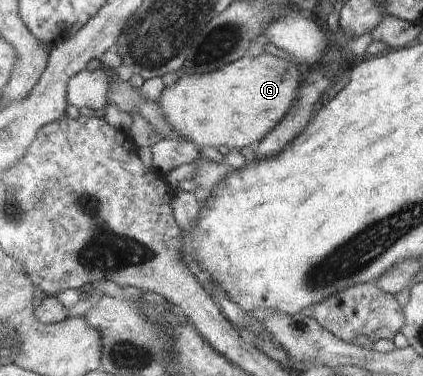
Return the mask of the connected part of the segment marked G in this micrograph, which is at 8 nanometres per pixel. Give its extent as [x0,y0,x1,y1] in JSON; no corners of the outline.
[157,53,301,151]

